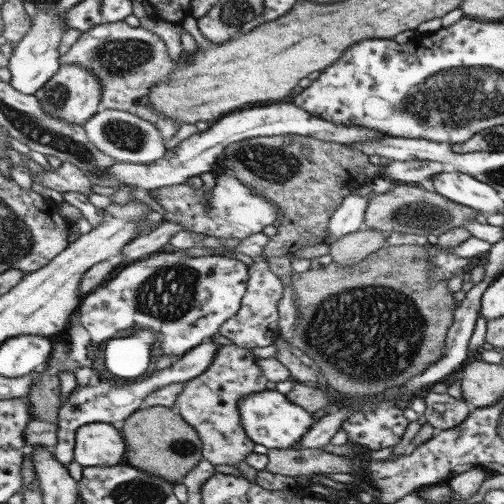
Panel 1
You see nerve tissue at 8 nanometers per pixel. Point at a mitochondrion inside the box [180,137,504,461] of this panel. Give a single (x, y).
(367, 335)

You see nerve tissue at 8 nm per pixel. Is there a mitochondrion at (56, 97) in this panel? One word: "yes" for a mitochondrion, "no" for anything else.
yes

